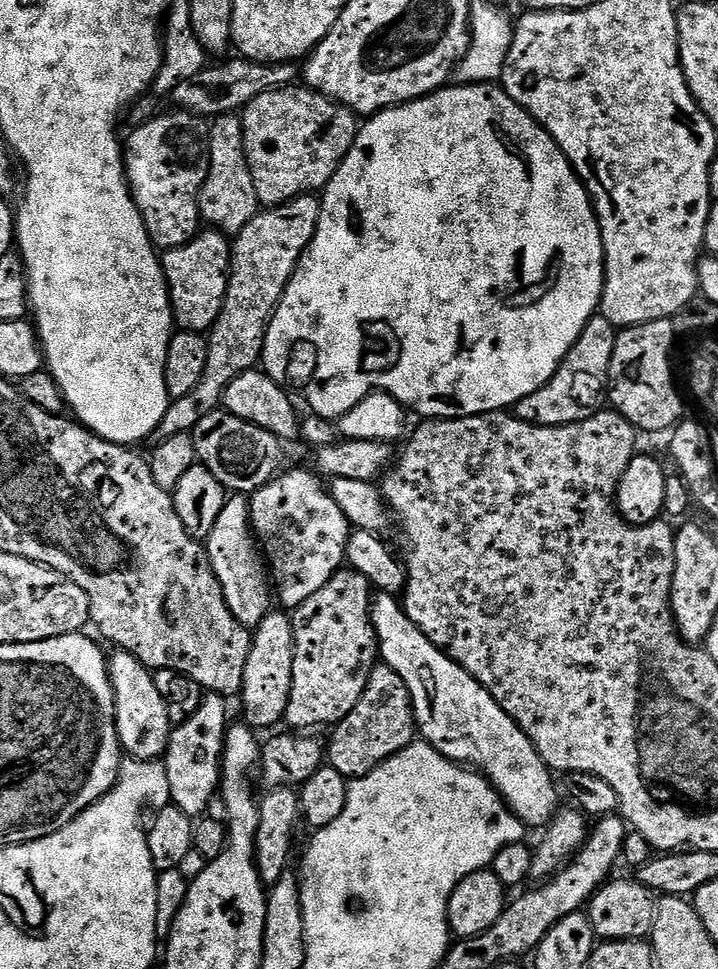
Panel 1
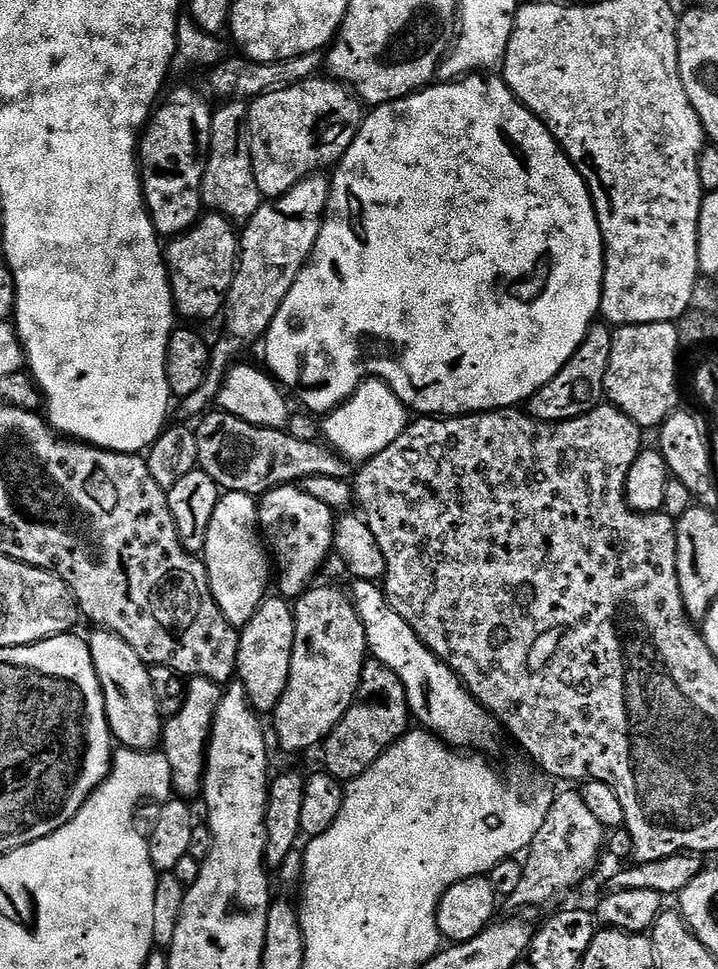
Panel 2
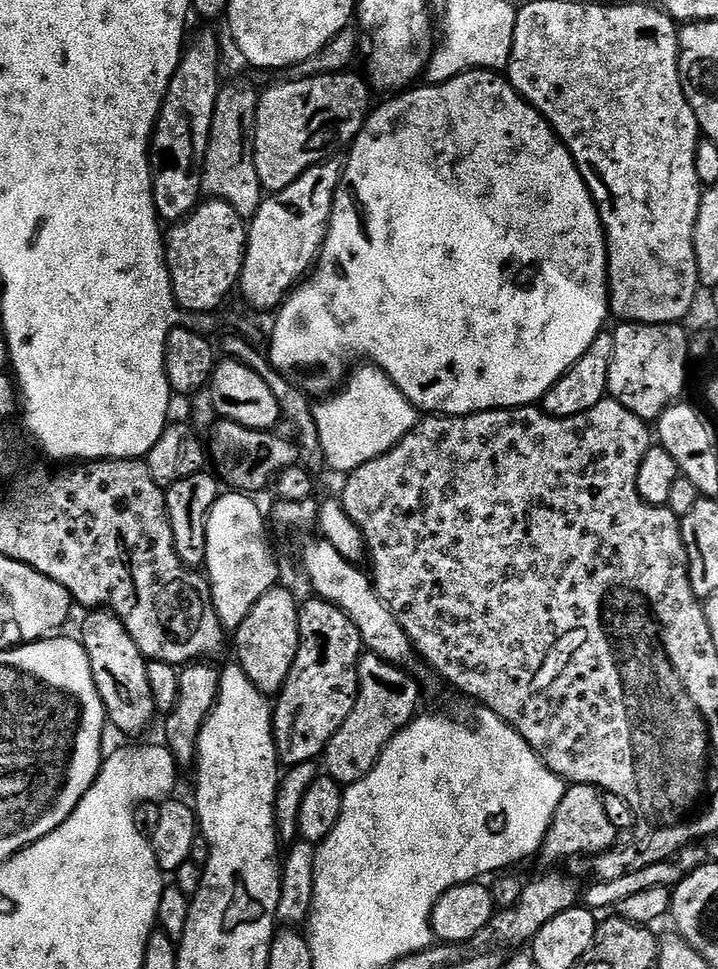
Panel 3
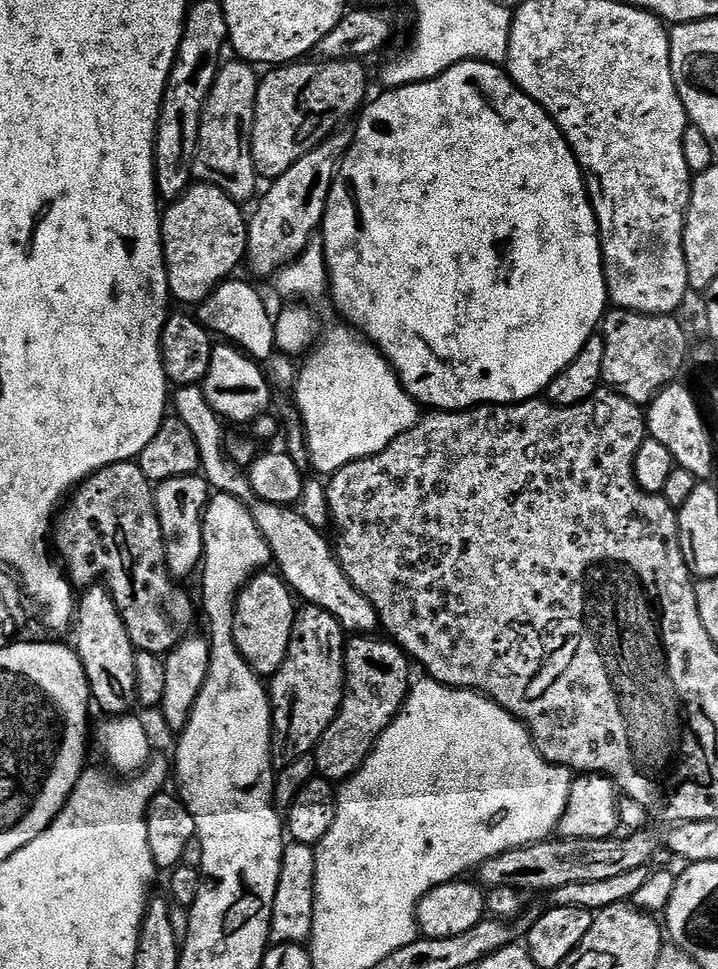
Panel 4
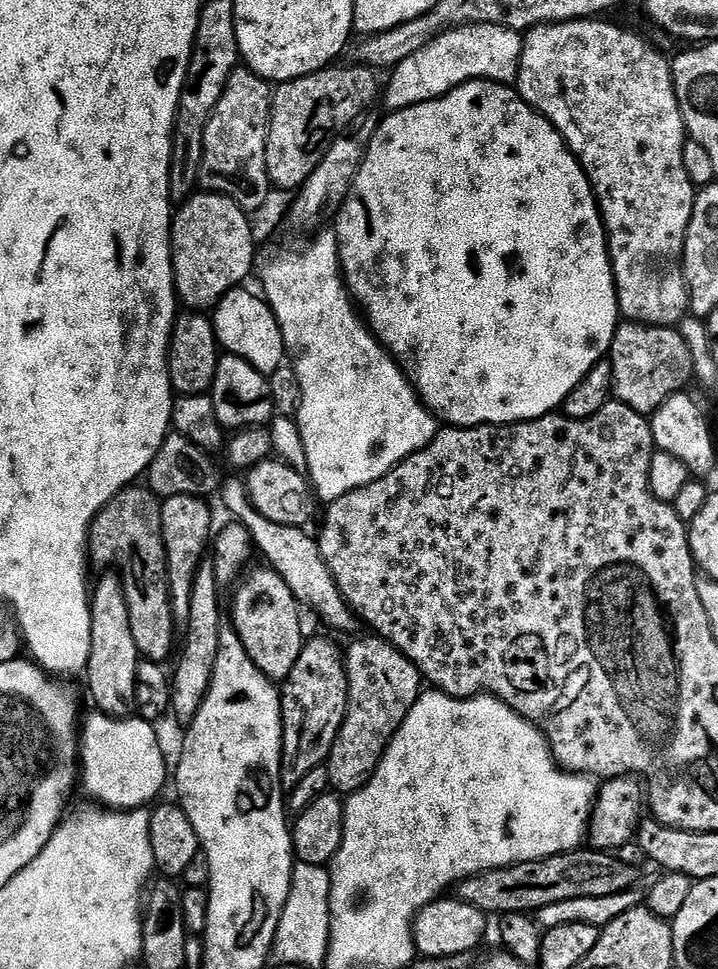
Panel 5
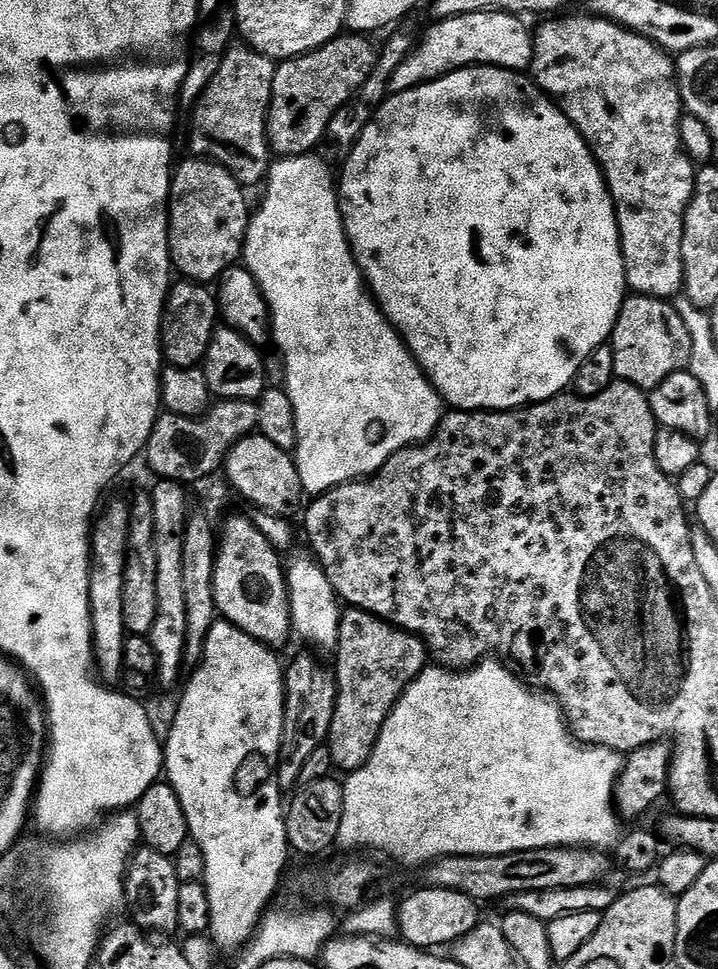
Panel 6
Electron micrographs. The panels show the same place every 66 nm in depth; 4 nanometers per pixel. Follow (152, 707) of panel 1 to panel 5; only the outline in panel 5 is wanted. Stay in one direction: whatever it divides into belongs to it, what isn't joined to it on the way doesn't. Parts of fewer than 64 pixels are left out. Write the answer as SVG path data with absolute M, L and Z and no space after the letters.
M115 571L108 572L100 581L95 581L90 592L92 606L92 629L90 630L90 658L86 669L88 688L96 699L95 707L109 714L120 714L128 703L138 696L138 649L130 626L128 597L124 581Z

